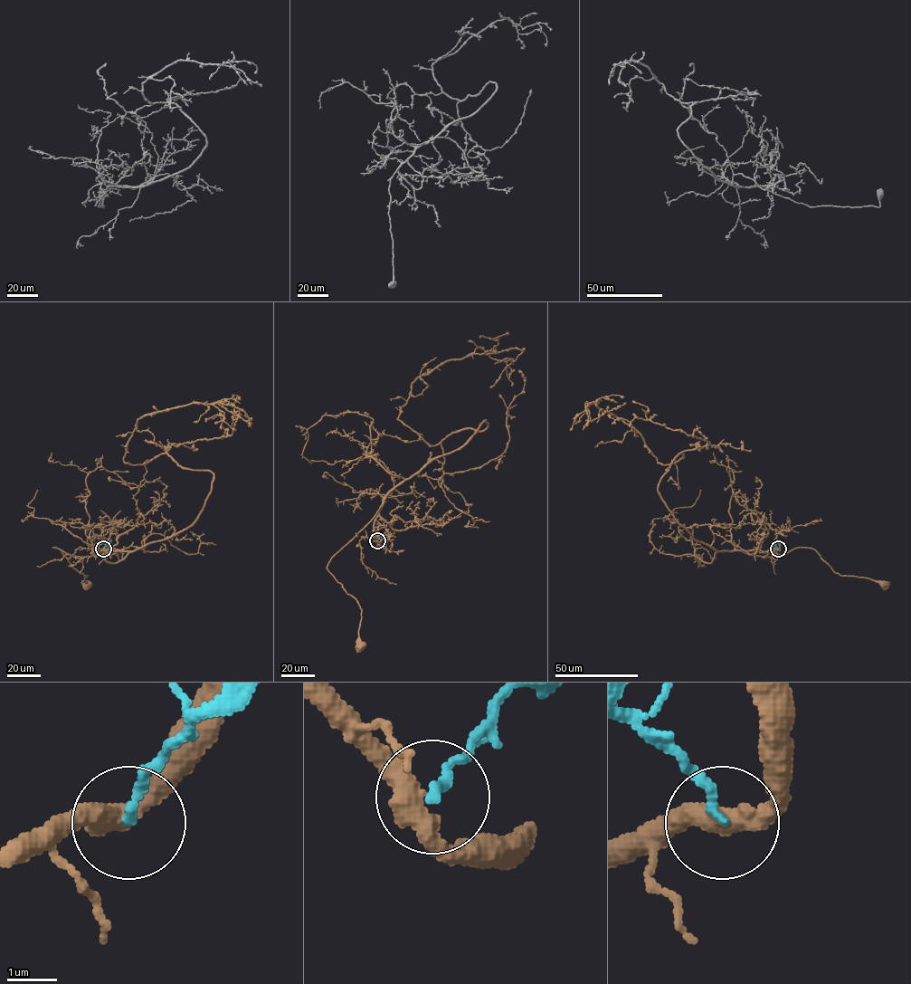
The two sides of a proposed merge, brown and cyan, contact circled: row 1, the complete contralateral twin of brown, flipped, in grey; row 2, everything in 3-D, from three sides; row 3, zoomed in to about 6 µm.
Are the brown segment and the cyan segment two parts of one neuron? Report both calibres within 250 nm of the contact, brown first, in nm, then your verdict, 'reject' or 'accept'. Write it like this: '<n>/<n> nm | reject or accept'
440/180 nm | reject

